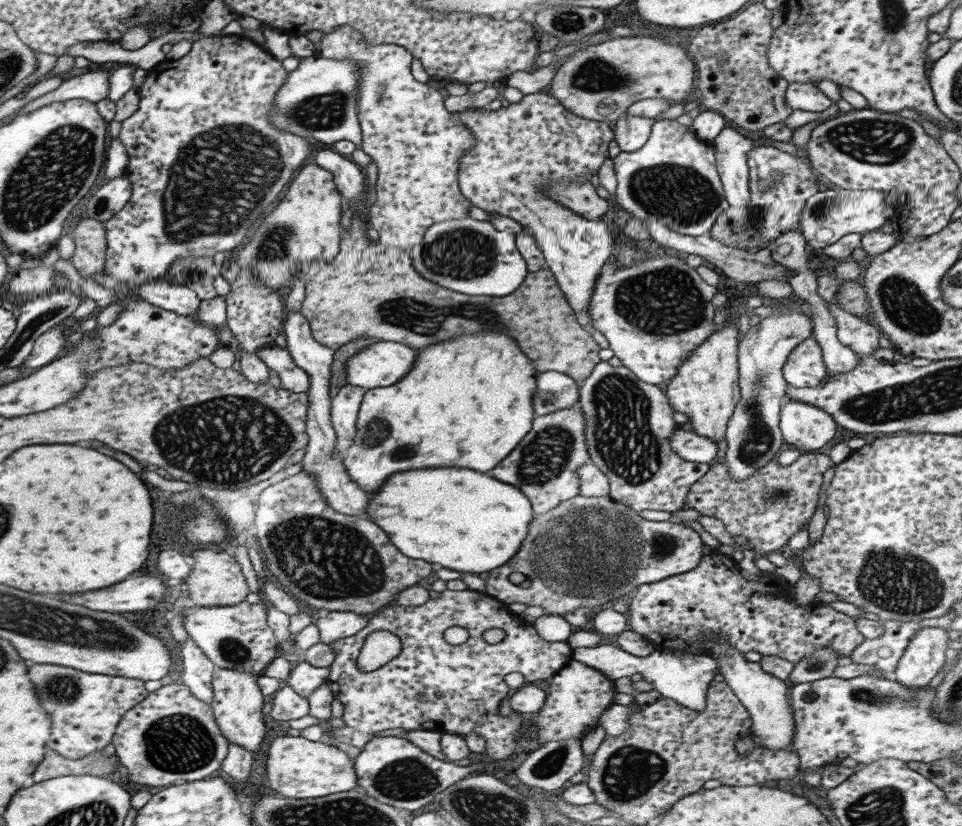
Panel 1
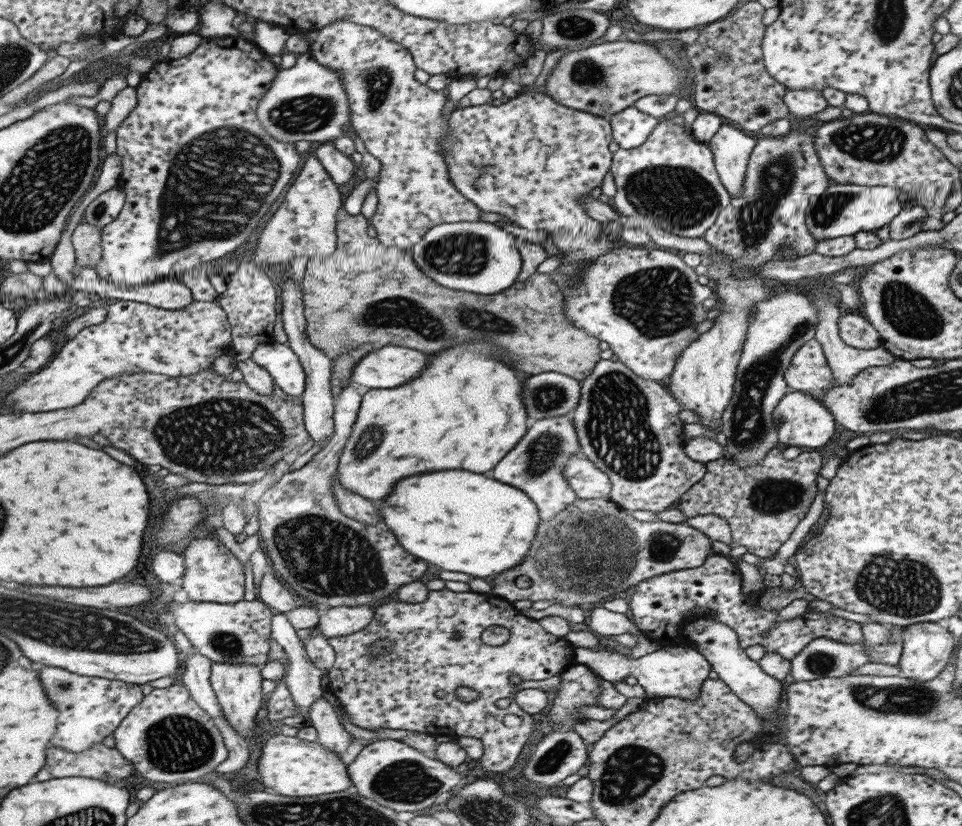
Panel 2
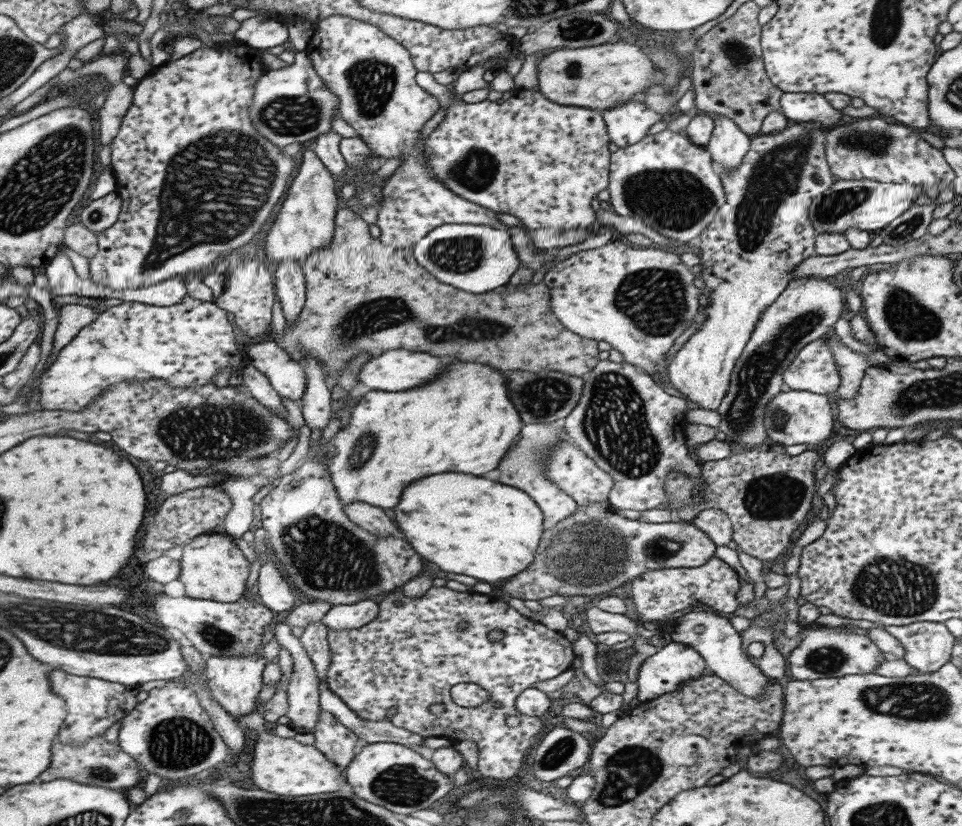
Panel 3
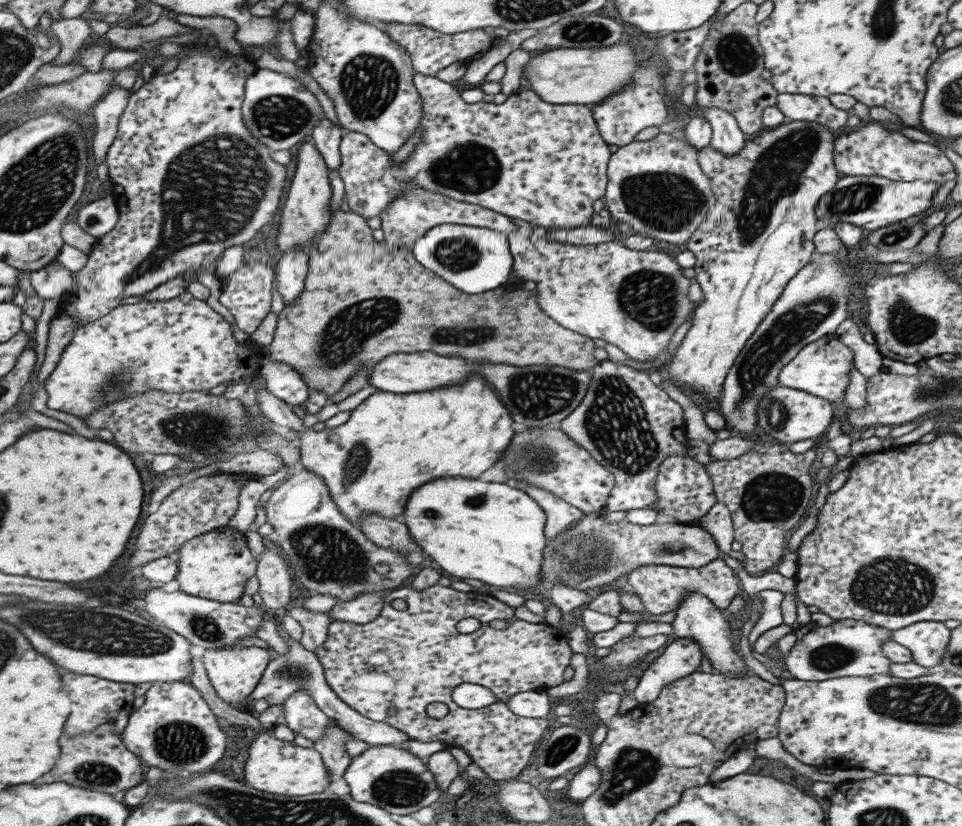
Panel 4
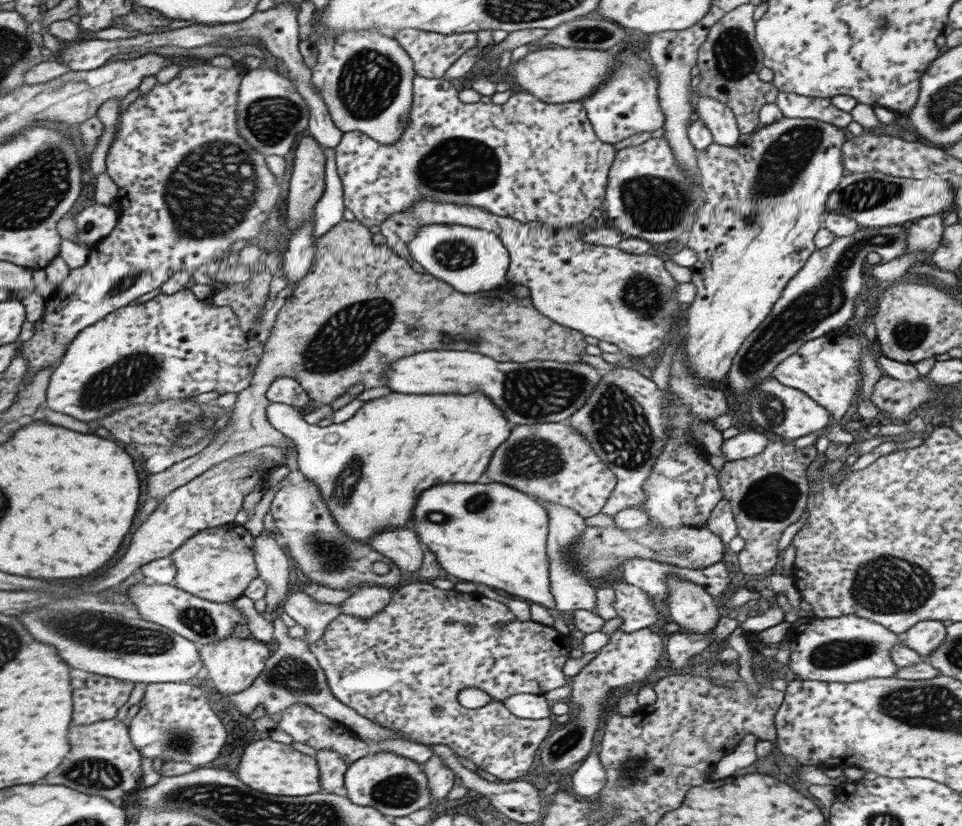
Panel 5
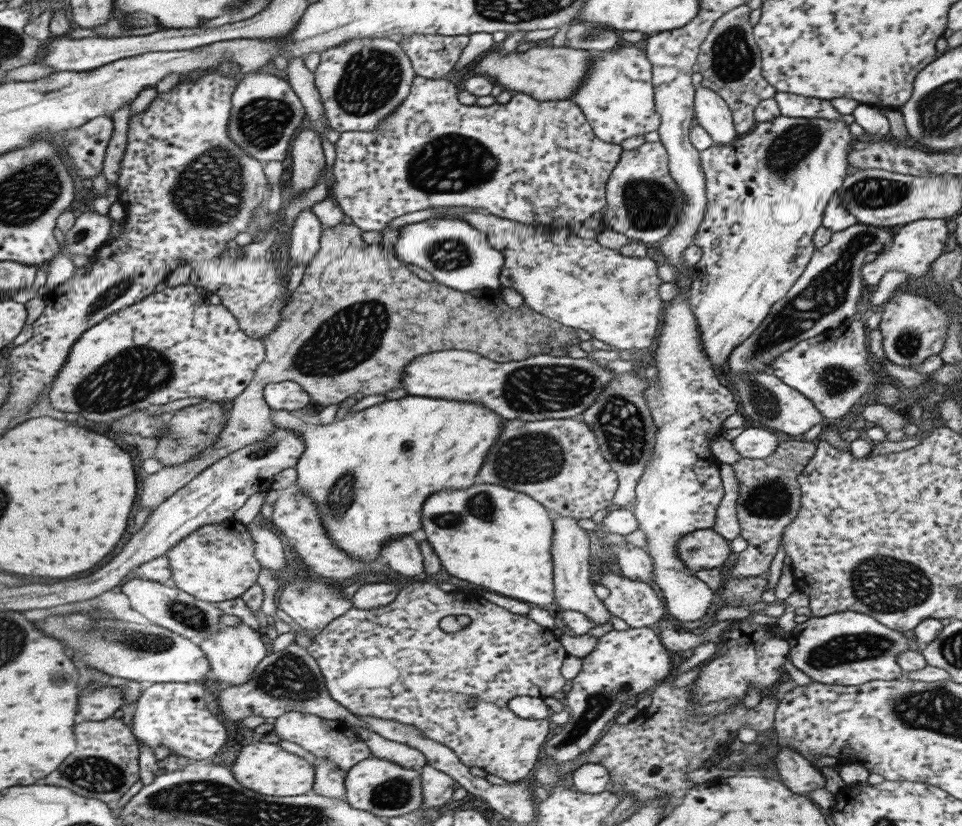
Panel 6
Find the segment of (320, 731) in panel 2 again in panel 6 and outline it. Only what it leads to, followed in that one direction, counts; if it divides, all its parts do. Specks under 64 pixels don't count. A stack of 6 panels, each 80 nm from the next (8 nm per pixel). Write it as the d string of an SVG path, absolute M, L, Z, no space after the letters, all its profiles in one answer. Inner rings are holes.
M324 758L317 761L314 767L314 777L311 792L325 798L339 798L344 793L344 774L330 760Z

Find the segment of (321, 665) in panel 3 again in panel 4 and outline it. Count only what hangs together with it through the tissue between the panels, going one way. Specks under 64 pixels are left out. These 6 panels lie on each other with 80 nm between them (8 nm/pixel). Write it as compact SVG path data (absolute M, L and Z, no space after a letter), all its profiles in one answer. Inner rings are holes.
M287 606L286 613L302 628L299 639L301 646L304 646L305 650L315 652L316 648L325 642L327 636L327 627L330 623L328 612L313 614L301 606Z

